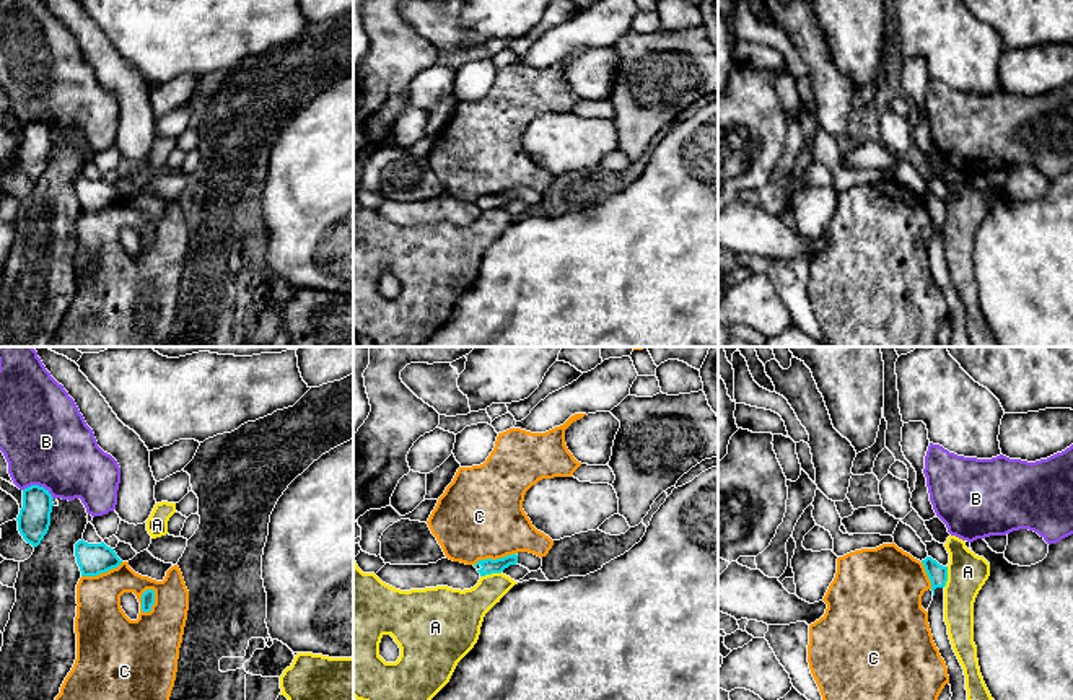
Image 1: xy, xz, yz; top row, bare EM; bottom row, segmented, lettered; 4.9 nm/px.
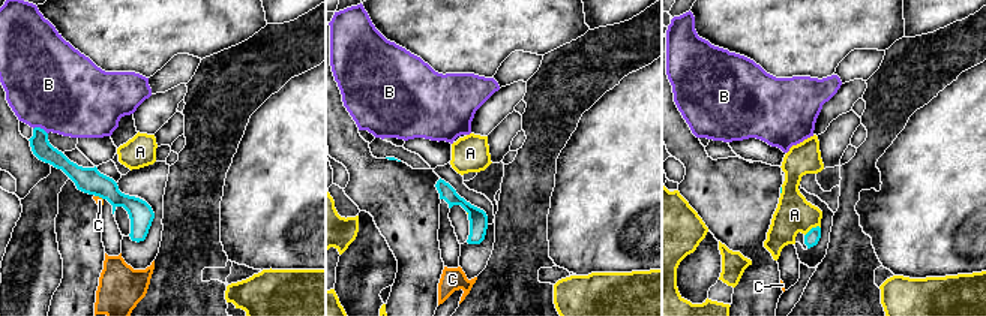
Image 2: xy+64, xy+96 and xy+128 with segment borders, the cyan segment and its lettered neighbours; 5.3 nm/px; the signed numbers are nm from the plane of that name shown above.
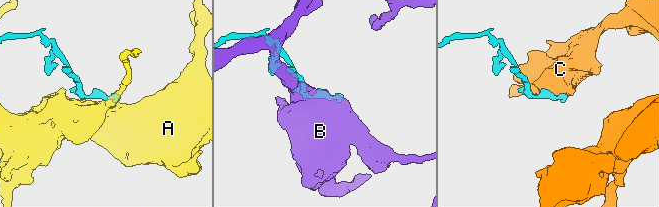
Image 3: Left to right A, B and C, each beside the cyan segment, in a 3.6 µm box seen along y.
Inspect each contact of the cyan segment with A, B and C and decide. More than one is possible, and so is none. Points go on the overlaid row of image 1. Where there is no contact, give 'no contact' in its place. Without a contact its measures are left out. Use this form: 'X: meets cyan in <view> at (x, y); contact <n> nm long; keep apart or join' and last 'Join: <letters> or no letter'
A: meets cyan in xz at (490, 573); contact 110 nm long; keep apart
B: meets cyan in xy at (38, 485); contact 160 nm long; keep apart
C: meets cyan in xy at (142, 599); contact 130 nm long; keep apart
Join: no letter

